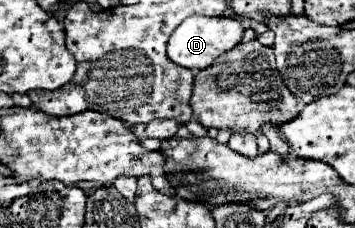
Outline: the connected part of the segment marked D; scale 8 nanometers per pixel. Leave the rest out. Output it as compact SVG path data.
M190 16L186 18L170 36L168 40L168 58L184 68L196 68L202 70L206 66L212 66L214 60L232 50L236 44L240 44L244 34L244 28L240 24L240 20L230 18L230 16Z

